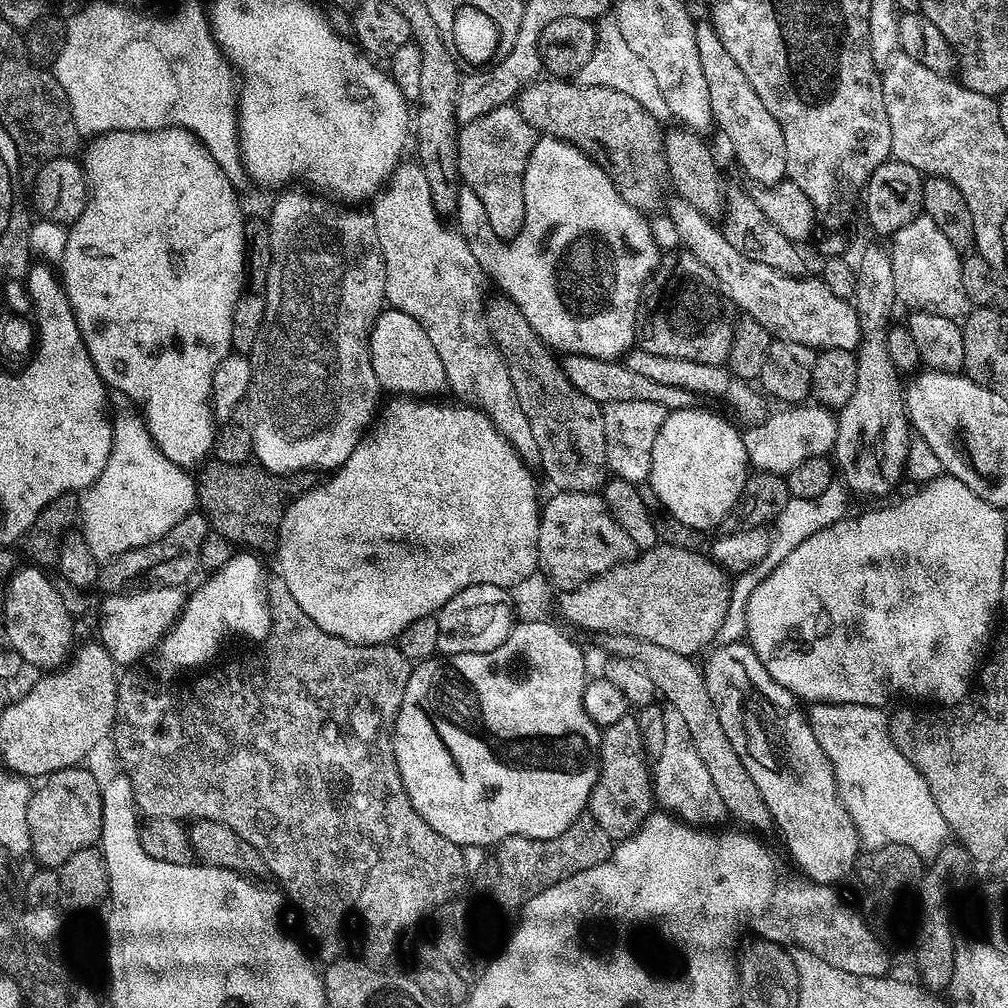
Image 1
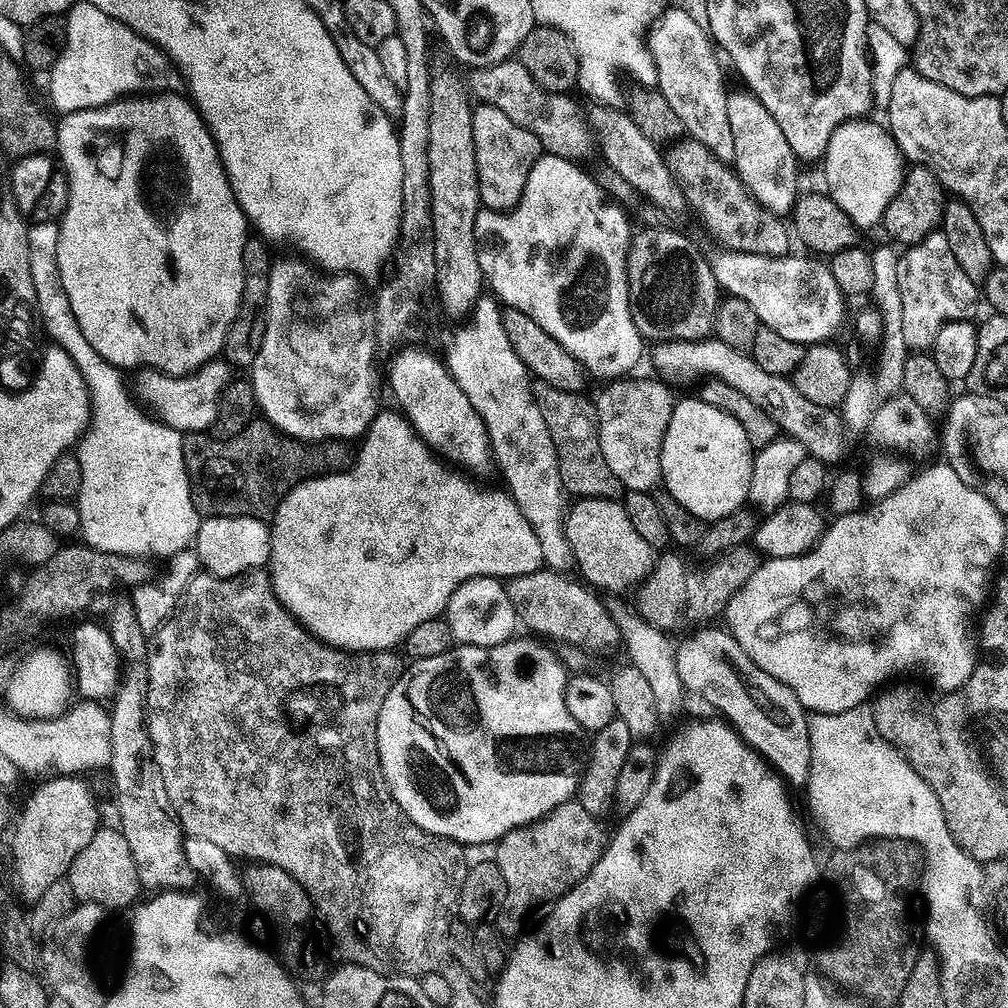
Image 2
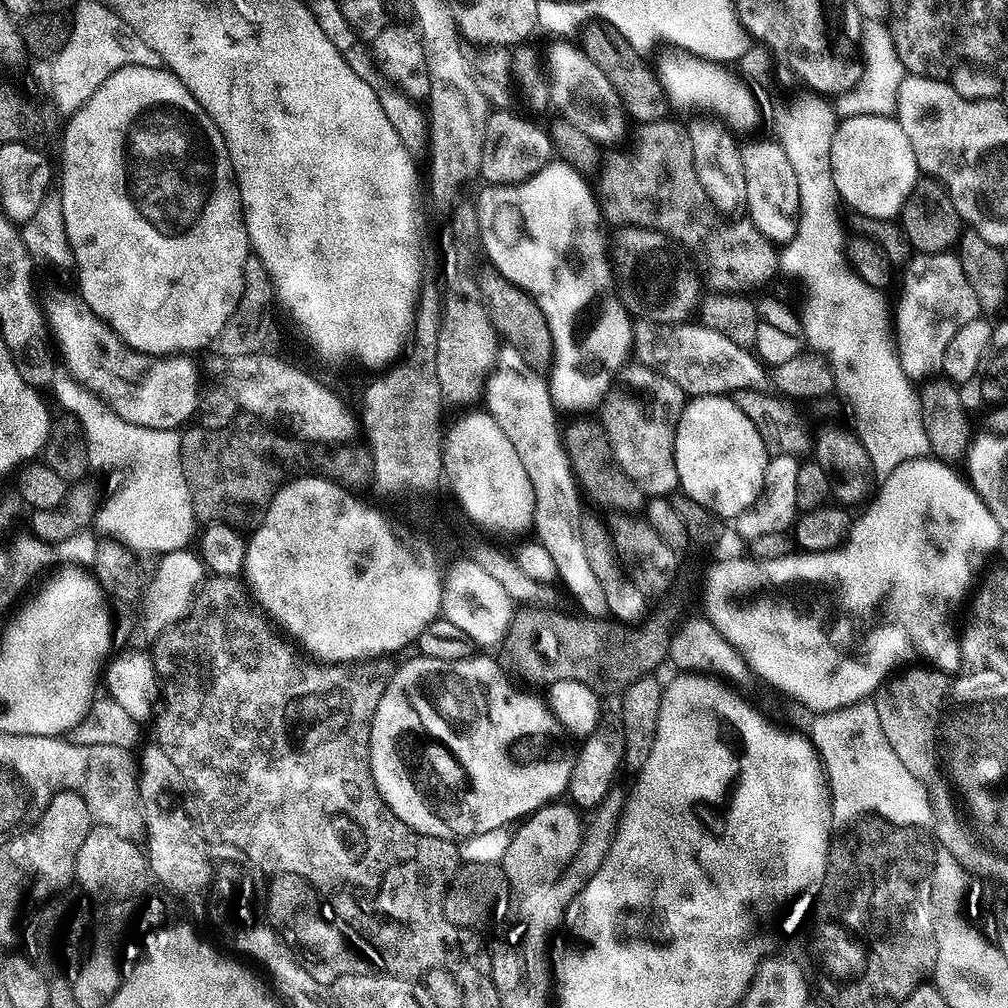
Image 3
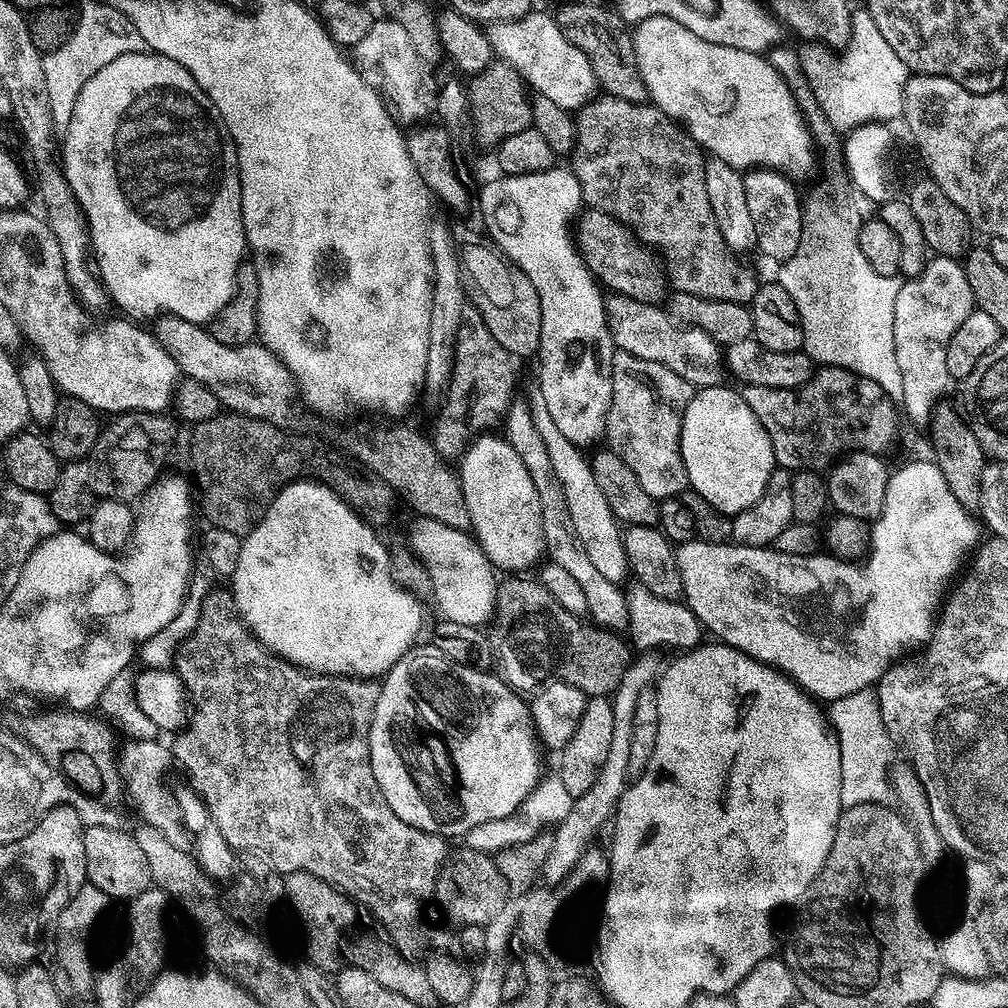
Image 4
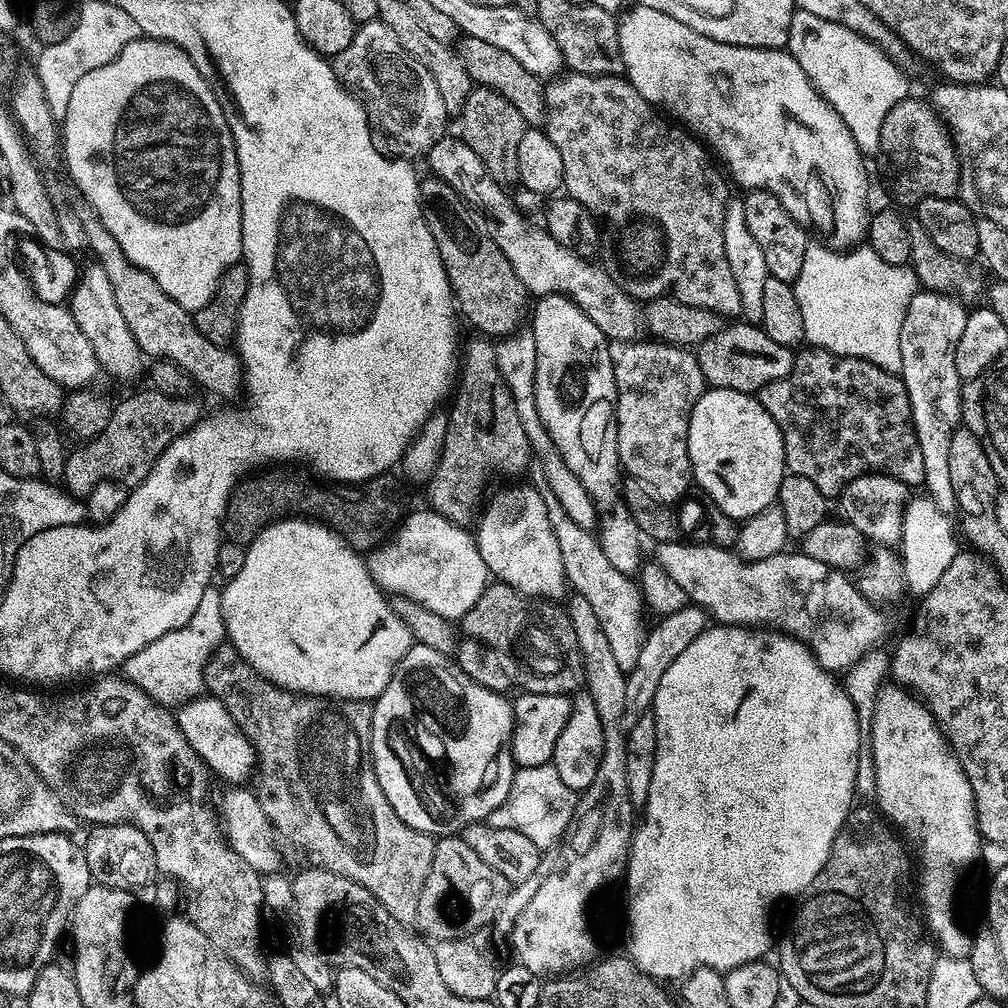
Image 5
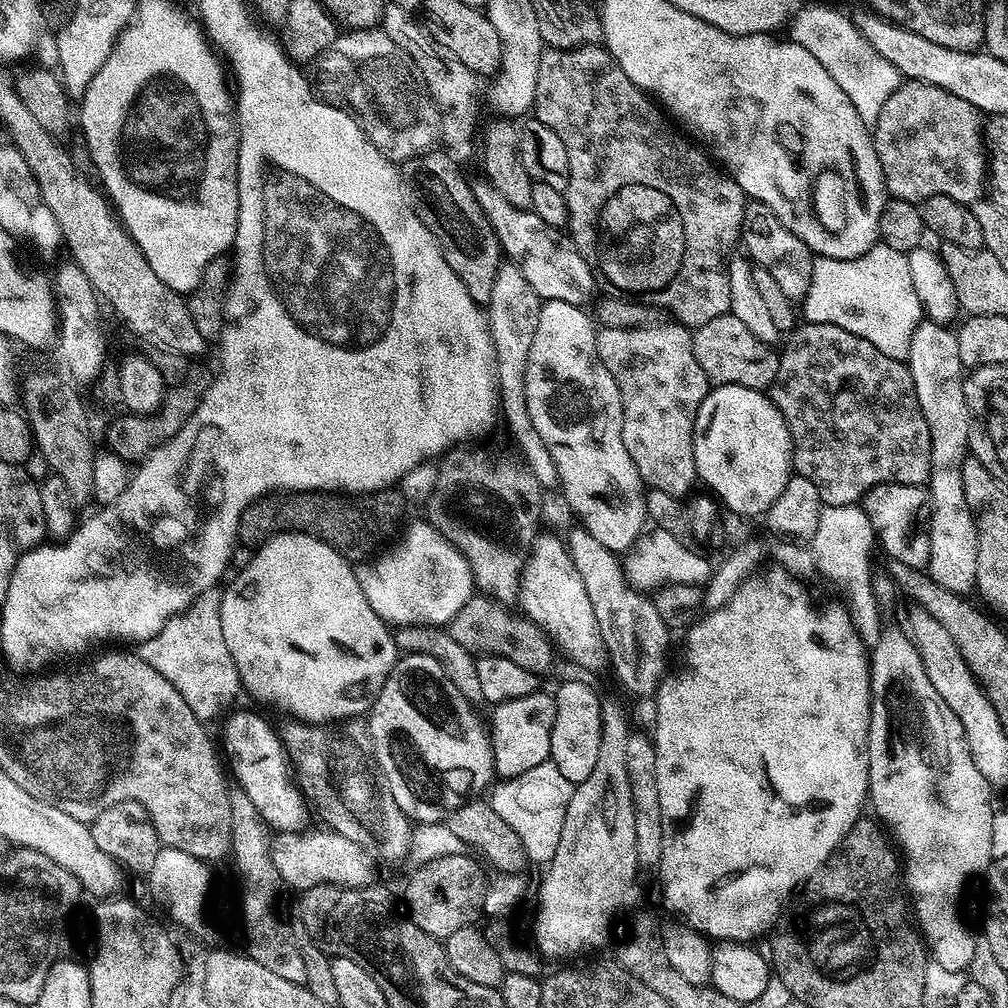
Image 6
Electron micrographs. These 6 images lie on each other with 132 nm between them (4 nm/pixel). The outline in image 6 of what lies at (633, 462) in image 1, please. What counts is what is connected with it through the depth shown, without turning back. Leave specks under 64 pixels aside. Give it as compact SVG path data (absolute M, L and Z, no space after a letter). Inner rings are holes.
M648 322L643 327L626 329L601 327L596 334L596 349L602 366L610 370L610 378L614 378L618 386L624 411L622 442L626 445L626 454L630 454L641 480L648 488L662 490L662 494L684 498L691 490L692 483L697 483L698 480L694 462L694 422L710 391L710 381L702 366L698 366L698 358L694 358L692 332L682 324L667 323Z

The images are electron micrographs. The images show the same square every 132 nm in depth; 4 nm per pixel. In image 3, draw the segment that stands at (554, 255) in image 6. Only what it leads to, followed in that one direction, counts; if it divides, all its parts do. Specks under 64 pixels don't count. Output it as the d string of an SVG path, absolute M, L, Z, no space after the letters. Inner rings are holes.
M640 318L633 323L632 337L637 361L670 378L689 397L722 396L743 388L769 387L765 365L749 349L734 346L730 338L722 338L718 330L710 330L699 322L659 324Z

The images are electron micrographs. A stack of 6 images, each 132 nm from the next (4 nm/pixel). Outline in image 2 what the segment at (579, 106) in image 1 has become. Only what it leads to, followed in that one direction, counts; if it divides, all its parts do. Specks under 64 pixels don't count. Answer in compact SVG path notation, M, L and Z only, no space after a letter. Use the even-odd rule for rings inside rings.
M518 58L491 64L489 68L475 69L471 75L467 87L479 103L498 106L506 118L518 122L522 130L530 130L547 155L561 156L563 160L573 162L583 161L584 151L588 148L588 128L584 125L584 116L579 106L571 100L571 95L547 92L541 88Z

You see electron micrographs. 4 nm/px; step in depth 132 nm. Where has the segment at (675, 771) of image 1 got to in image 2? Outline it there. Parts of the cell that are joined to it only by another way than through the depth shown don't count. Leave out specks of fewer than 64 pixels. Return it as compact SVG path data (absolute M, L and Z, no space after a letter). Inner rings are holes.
M616 598L613 604L607 605L608 613L612 616L613 622L618 626L622 648L628 651L631 667L642 670L646 683L652 687L654 702L658 706L658 714L661 718L668 718L671 712L676 711L680 703L686 697L684 683L678 678L676 669L676 644L668 641L663 631L660 631L650 622L641 618L639 611L627 608L623 604L623 599Z

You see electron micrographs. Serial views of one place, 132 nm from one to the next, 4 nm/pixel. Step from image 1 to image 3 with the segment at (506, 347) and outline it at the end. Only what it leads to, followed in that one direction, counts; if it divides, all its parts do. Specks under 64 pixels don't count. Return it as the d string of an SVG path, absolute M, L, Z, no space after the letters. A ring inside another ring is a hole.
M576 418L569 428L562 432L562 441L577 483L588 495L612 514L636 514L645 507L644 491L618 466L610 450L610 442L604 433L603 424L592 418Z

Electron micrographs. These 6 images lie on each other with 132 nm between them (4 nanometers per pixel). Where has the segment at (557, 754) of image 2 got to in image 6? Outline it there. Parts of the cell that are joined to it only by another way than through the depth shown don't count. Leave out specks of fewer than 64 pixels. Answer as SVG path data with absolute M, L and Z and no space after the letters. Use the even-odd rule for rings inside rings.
M413 652L397 659L392 673L386 678L367 713L366 723L368 736L372 739L372 752L376 755L376 767L383 783L387 784L394 802L398 802L409 821L422 824L443 821L453 808L465 803L468 791L480 794L484 787L487 789L493 783L492 741L485 725L483 728L472 712L475 712L473 705L462 698L458 686L446 678L446 670L442 670L433 656Z

